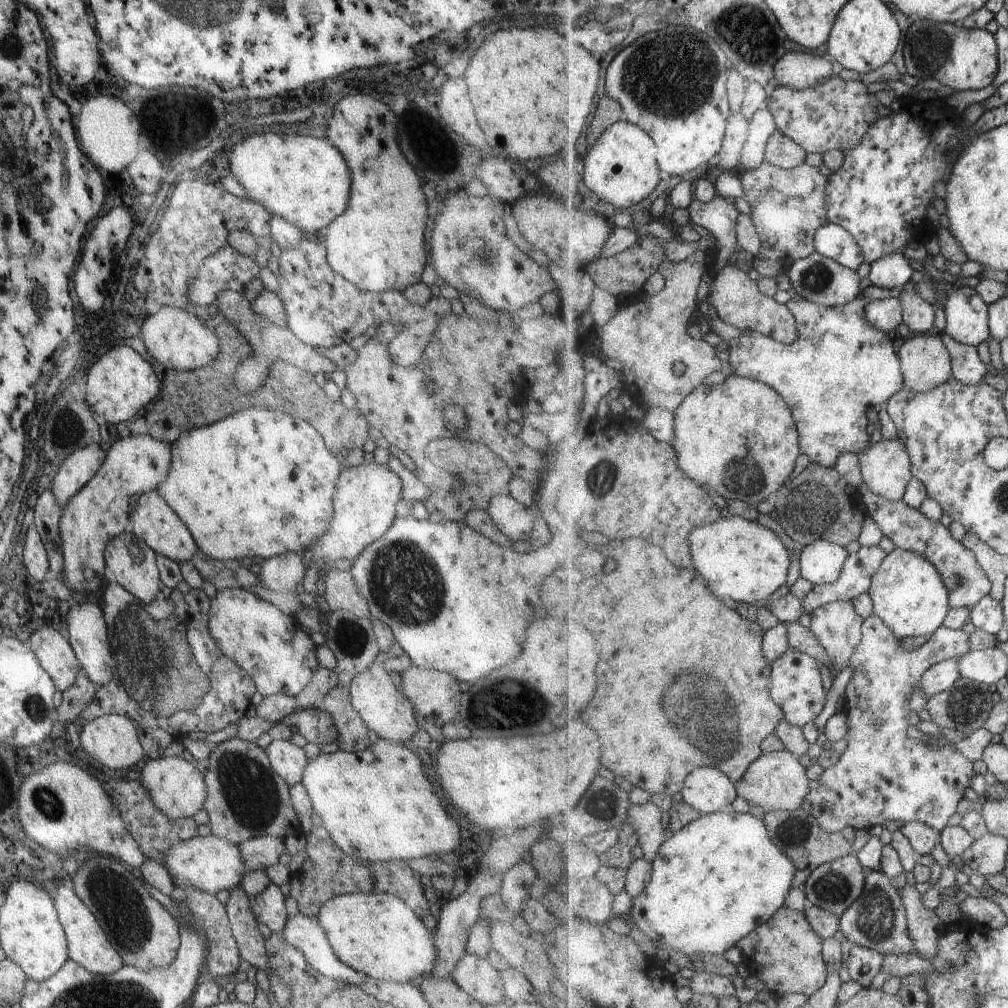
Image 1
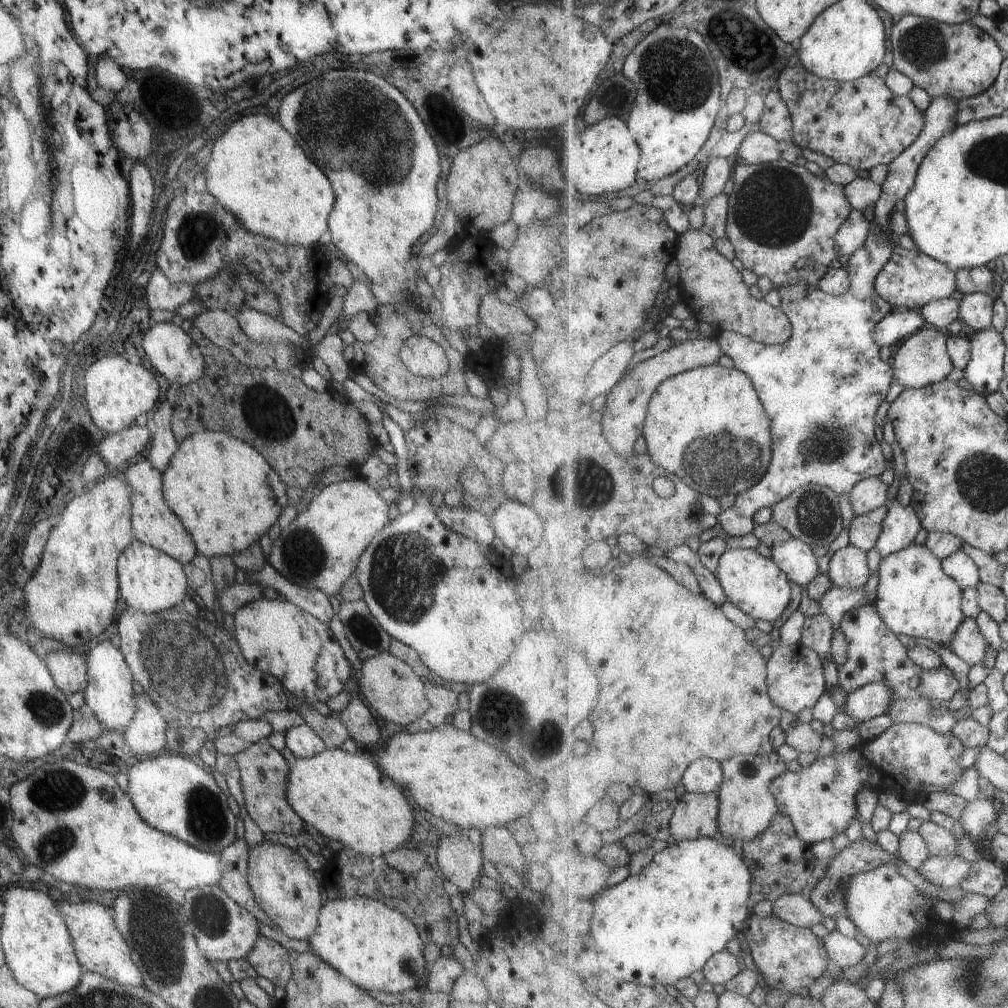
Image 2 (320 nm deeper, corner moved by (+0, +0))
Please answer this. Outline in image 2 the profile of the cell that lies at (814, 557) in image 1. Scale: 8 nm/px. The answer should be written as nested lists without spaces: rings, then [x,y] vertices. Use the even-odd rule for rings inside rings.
[[[795,537],[770,546],[772,560],[777,562],[777,566],[792,582],[804,588],[815,576],[821,574],[817,564],[819,557],[815,557],[812,548],[811,544]]]

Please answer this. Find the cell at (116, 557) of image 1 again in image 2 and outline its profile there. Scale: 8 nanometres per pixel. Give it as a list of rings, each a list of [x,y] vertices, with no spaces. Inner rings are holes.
[[[135,540],[117,557],[116,581],[118,598],[127,607],[146,614],[161,612],[181,604],[188,590],[181,564],[159,550]]]

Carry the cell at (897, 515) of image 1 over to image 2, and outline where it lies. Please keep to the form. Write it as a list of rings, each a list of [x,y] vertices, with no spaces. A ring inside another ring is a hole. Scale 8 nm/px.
[[[957,550],[949,558],[945,558],[942,561],[942,566],[944,567],[945,574],[955,579],[963,590],[973,587],[978,588],[982,583],[979,566],[964,551]]]

